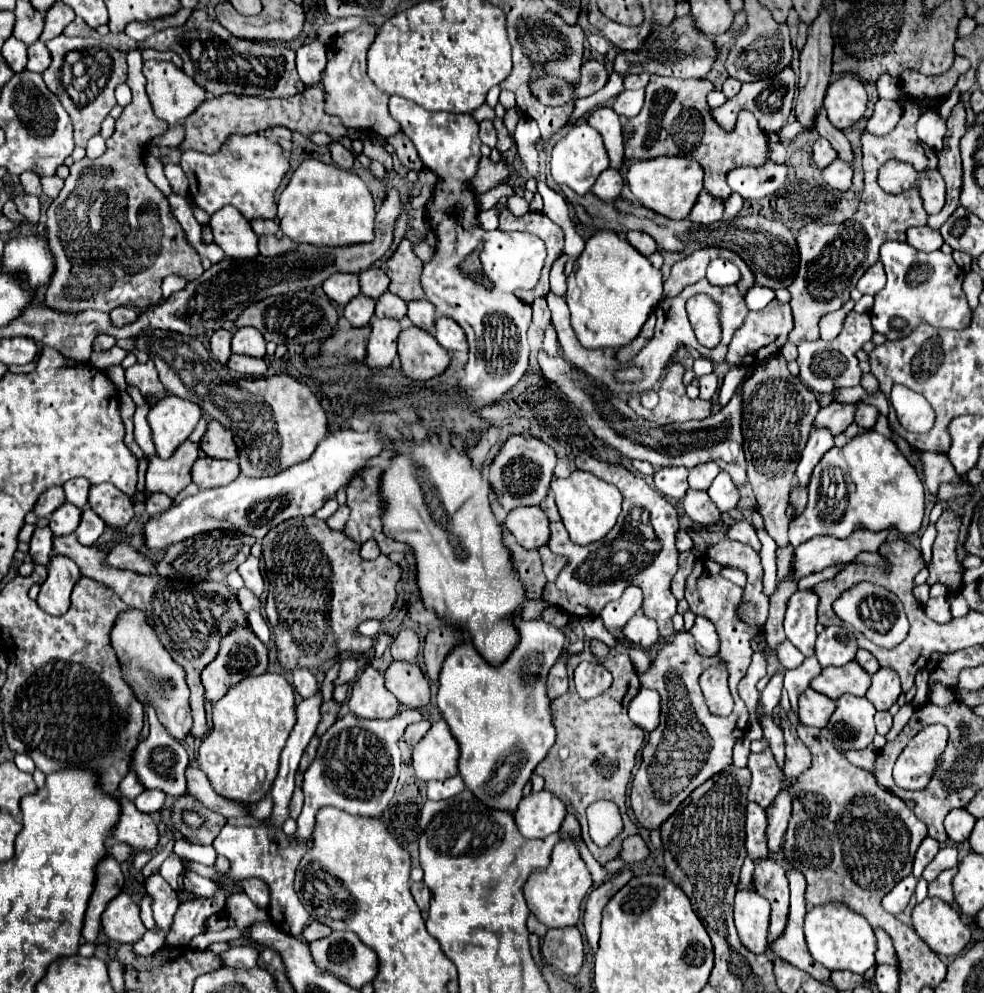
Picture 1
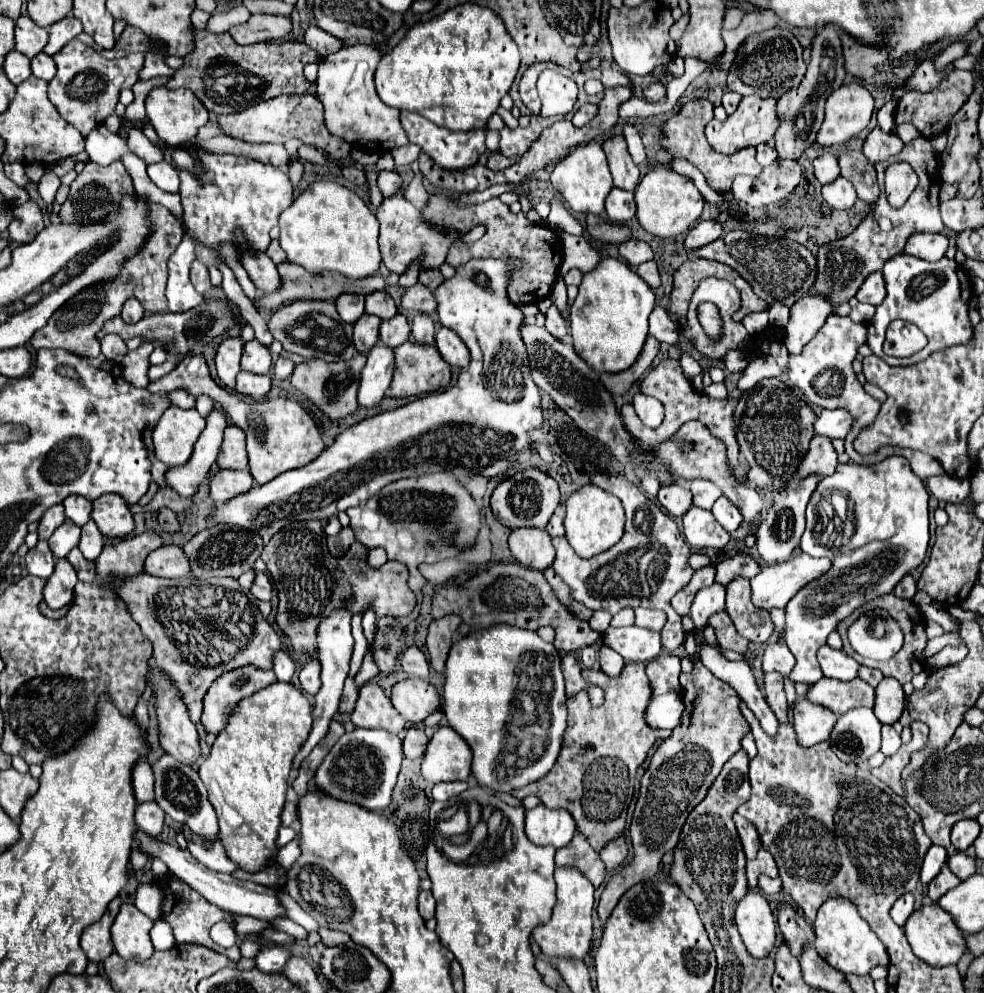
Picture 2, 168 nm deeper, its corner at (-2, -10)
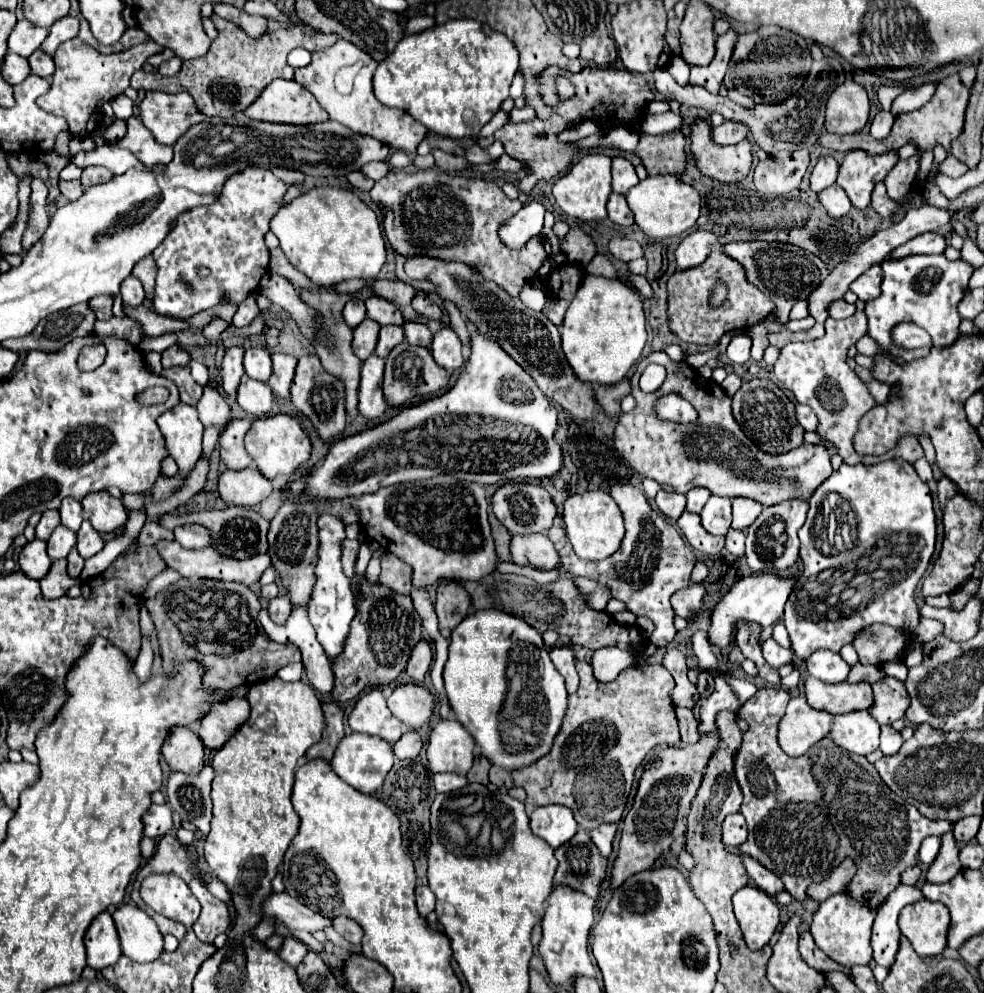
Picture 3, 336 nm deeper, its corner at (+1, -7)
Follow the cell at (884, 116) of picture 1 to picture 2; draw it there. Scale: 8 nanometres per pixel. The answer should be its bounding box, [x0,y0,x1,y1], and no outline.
[862,127,904,163]

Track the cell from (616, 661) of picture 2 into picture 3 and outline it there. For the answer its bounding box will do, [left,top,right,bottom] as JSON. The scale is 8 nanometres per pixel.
[591,646,635,682]

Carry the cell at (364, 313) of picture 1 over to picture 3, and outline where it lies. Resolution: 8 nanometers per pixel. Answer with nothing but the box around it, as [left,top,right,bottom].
[353,318,379,362]

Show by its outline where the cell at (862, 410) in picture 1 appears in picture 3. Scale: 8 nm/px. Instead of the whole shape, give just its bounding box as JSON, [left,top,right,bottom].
[795,406,817,432]

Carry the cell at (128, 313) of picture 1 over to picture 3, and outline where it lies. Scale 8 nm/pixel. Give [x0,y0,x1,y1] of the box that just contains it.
[121,276,145,306]

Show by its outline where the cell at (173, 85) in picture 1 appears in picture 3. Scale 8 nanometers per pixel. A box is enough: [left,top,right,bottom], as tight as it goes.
[139,92,205,144]

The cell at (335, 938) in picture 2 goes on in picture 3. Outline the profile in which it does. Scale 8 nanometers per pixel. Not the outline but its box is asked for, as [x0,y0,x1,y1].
[333,918,363,944]

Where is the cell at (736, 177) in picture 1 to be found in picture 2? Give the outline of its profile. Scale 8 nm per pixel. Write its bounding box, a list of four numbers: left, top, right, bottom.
[732,159,802,207]

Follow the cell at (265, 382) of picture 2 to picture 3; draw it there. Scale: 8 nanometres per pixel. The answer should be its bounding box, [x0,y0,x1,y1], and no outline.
[237,376,273,418]

